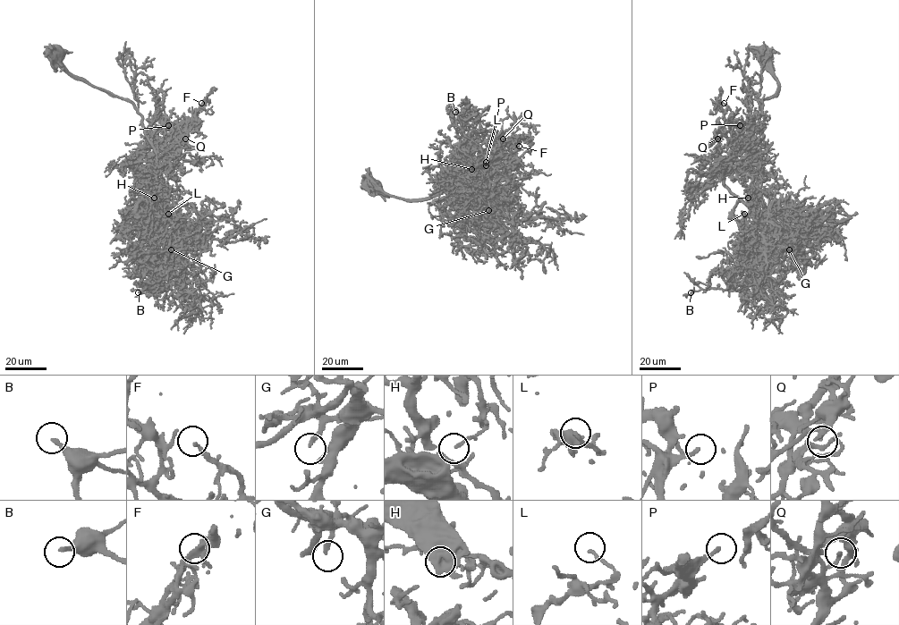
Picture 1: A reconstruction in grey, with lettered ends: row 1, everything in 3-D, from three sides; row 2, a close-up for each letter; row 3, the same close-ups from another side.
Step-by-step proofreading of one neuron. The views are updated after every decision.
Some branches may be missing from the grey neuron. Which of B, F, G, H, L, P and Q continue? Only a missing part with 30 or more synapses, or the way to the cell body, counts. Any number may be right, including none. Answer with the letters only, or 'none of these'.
B, F, G

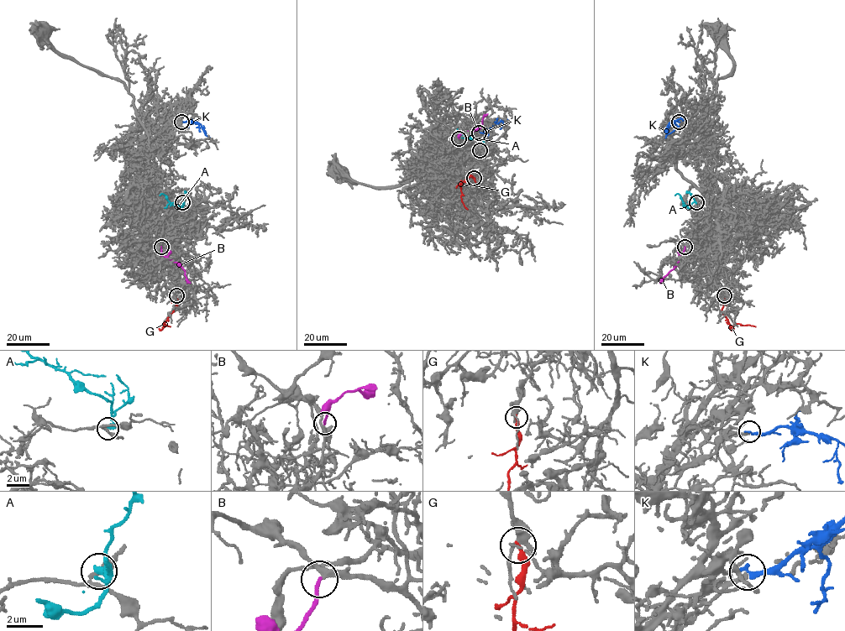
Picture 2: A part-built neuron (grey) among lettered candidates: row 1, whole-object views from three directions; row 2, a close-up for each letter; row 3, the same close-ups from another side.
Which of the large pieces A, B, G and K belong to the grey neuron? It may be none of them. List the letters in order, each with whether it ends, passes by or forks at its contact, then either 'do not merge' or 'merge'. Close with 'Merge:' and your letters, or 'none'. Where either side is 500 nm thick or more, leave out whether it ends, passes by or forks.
A: it ends; do not merge
B: it ends; merge
G: it ends; do not merge
K: it ends; merge
Merge: B, K

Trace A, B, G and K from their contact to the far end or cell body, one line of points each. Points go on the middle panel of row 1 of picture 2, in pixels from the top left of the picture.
A: (480, 150), (480, 145), (457, 128)
B: (459, 138), (462, 132), (479, 129), (487, 114)
G: (474, 178), (471, 176), (460, 186), (461, 200), (468, 209)
K: (479, 132), (500, 121), (503, 124), (500, 129)

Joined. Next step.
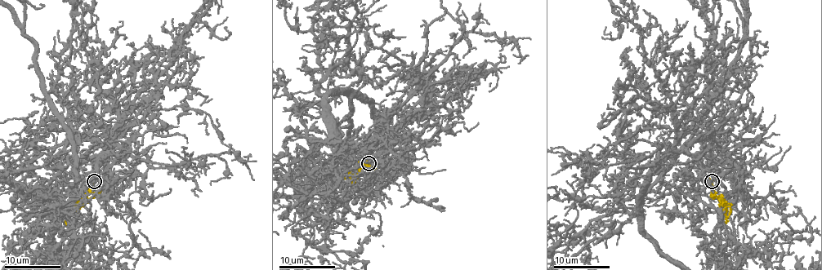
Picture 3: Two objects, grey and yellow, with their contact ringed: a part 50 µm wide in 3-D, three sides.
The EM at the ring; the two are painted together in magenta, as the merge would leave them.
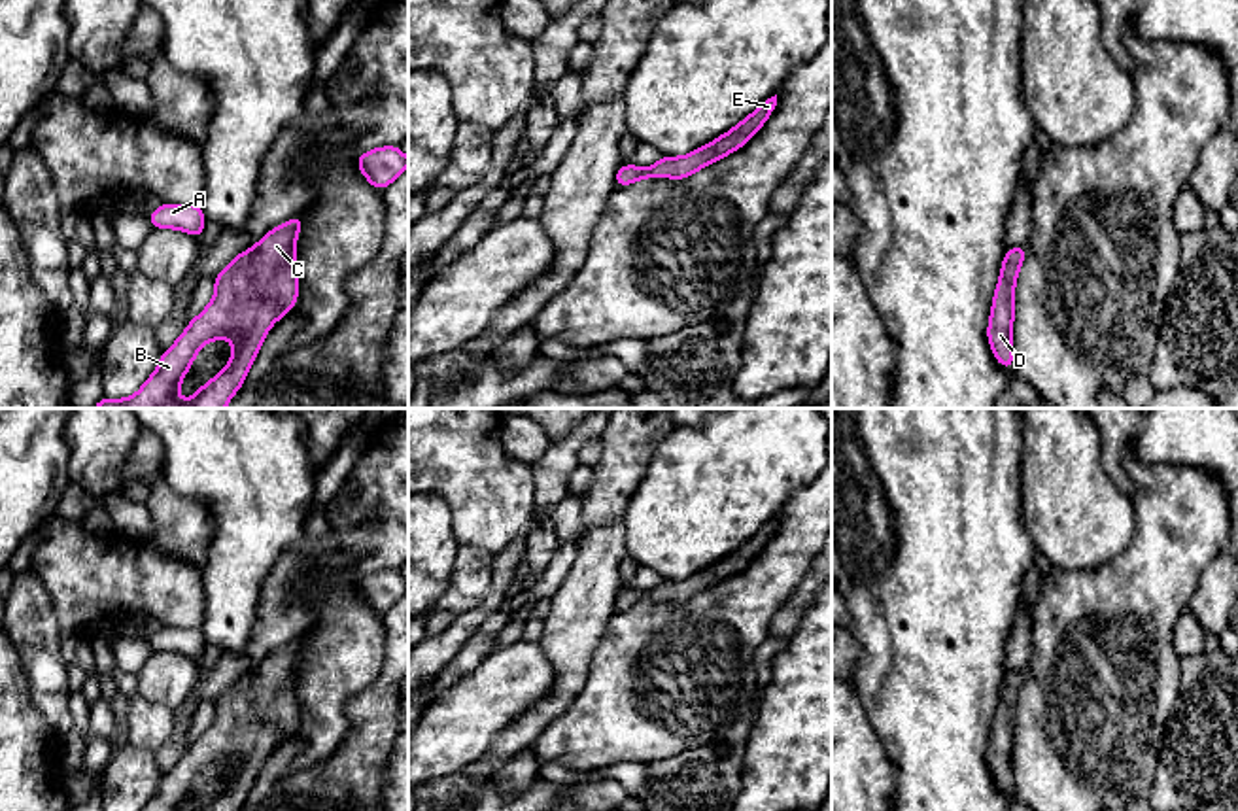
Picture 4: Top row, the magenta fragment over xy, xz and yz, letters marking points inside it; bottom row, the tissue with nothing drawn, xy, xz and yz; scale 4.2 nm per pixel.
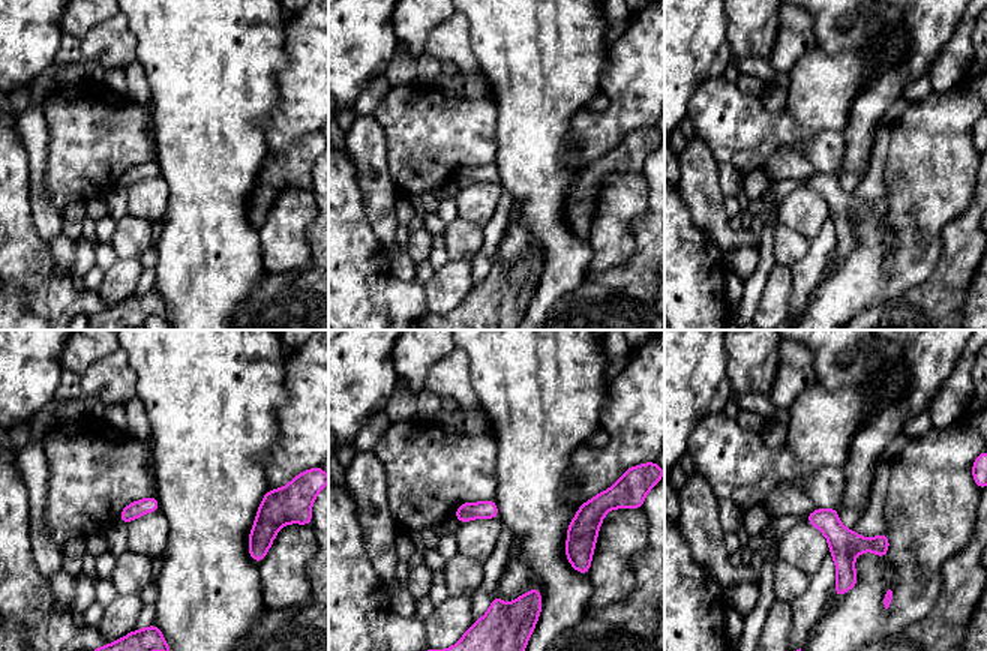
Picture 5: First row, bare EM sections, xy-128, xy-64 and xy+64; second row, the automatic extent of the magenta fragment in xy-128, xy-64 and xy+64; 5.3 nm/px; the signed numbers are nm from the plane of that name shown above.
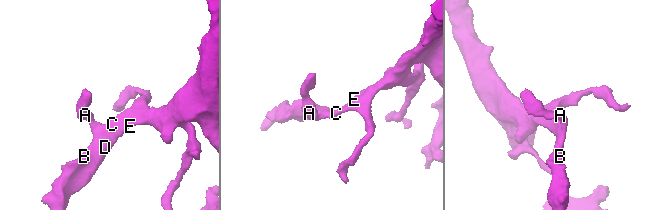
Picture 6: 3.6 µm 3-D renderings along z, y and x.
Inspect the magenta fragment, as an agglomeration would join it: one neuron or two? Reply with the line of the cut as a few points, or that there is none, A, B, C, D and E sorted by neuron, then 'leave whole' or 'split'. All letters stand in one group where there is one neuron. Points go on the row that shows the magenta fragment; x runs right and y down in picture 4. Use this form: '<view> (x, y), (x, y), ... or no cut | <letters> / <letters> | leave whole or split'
no cut | A B C D E | leave whole

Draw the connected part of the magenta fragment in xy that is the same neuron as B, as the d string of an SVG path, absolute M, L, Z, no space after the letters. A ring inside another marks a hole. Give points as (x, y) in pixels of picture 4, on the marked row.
M297 214L238 253L214 278L212 302L163 352L144 386L129 399L102 397L93 408L225 408L242 388L267 331L297 306L295 255L302 225L304 217ZM215 338L234 344L229 365L181 403L178 391L183 376L197 352Z

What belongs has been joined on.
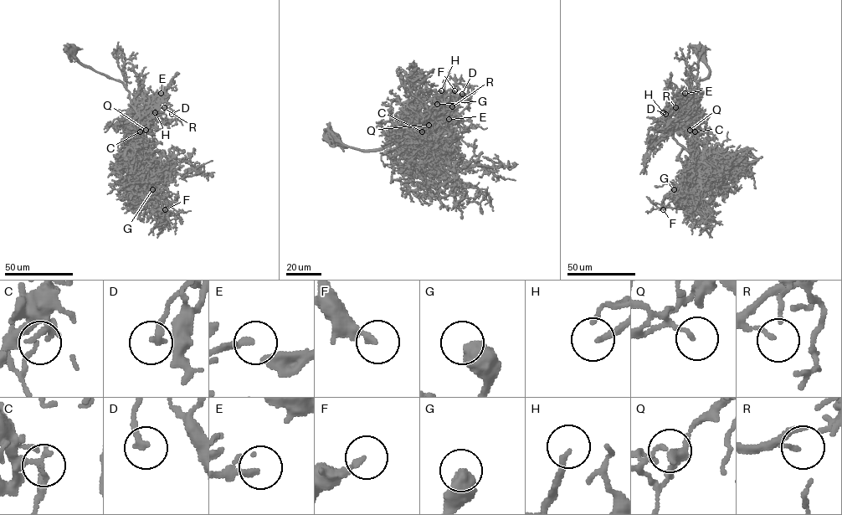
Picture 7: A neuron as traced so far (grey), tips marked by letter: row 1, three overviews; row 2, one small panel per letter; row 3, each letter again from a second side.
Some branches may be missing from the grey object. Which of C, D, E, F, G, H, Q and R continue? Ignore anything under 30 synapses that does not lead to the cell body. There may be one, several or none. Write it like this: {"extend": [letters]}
{"extend": ["E", "H"]}

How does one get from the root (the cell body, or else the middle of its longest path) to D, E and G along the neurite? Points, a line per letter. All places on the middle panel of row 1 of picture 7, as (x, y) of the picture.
D: (332, 138), (330, 135), (355, 149), (379, 149), (396, 136), (405, 136), (416, 122), (418, 126), (462, 94)
E: (332, 138), (346, 146), (376, 150), (431, 115), (449, 119)
G: (332, 138), (379, 149), (408, 134), (420, 105), (413, 104), (413, 118), (403, 110), (422, 120), (437, 104)

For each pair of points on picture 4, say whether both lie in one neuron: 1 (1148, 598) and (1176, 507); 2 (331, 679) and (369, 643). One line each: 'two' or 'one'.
1: one
2: one

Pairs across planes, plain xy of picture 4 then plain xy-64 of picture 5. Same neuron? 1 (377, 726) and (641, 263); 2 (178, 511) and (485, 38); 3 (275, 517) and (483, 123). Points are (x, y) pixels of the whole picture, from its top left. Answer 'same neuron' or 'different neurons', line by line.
1: same neuron
2: different neurons
3: different neurons

